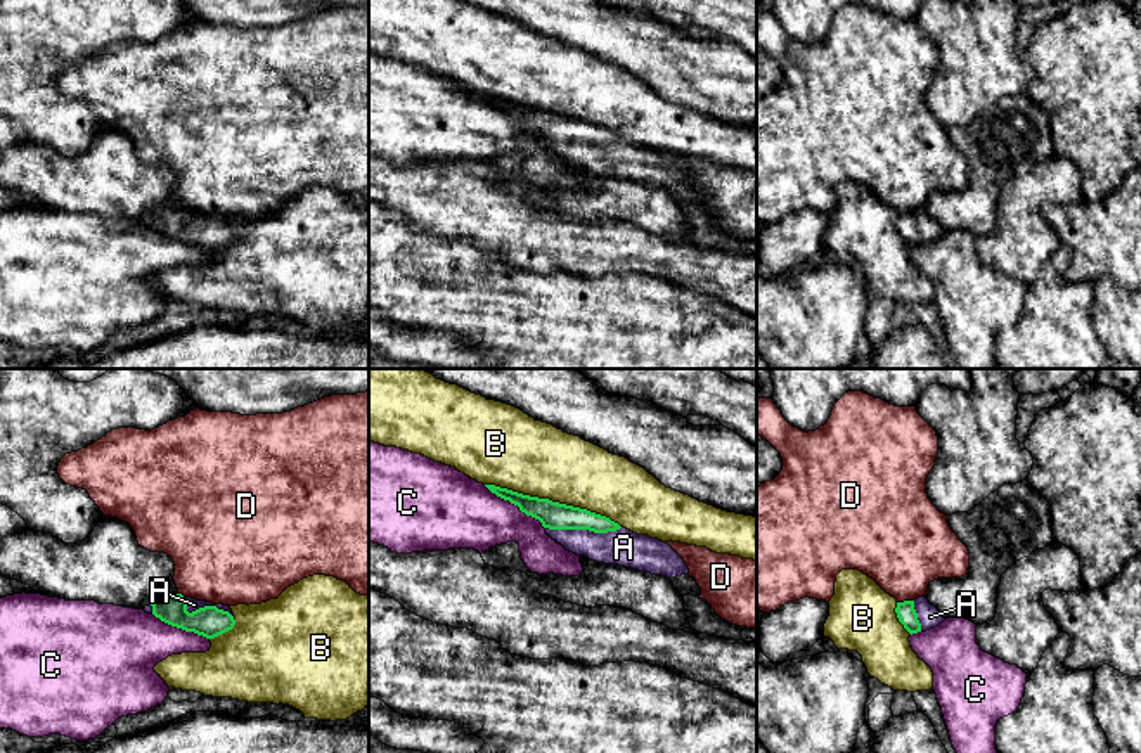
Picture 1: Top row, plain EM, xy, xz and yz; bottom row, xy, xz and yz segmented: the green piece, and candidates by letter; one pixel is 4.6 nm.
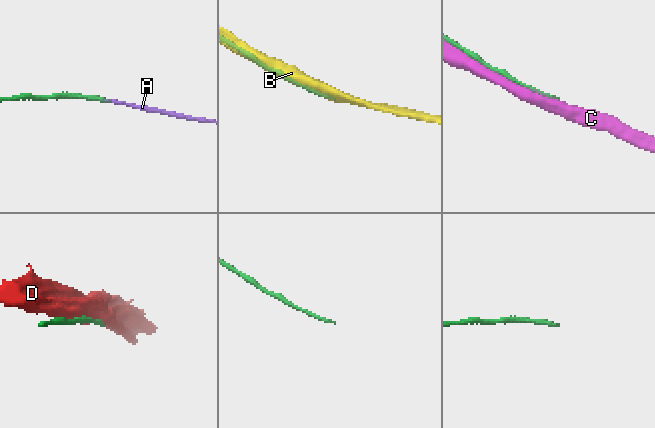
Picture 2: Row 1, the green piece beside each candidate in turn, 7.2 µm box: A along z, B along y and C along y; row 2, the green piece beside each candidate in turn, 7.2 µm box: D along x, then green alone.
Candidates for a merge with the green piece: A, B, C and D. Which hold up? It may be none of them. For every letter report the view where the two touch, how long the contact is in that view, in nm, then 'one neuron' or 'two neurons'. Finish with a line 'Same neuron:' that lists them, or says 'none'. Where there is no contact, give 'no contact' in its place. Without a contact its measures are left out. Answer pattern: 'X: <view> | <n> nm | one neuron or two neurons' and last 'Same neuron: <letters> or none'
A: xz | 360 nm | one neuron
B: xz | 650 nm | two neurons
C: xz | 360 nm | two neurons
D: yz | 80 nm | two neurons
Same neuron: A

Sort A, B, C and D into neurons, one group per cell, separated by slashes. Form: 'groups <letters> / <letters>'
groups A / B / C / D

